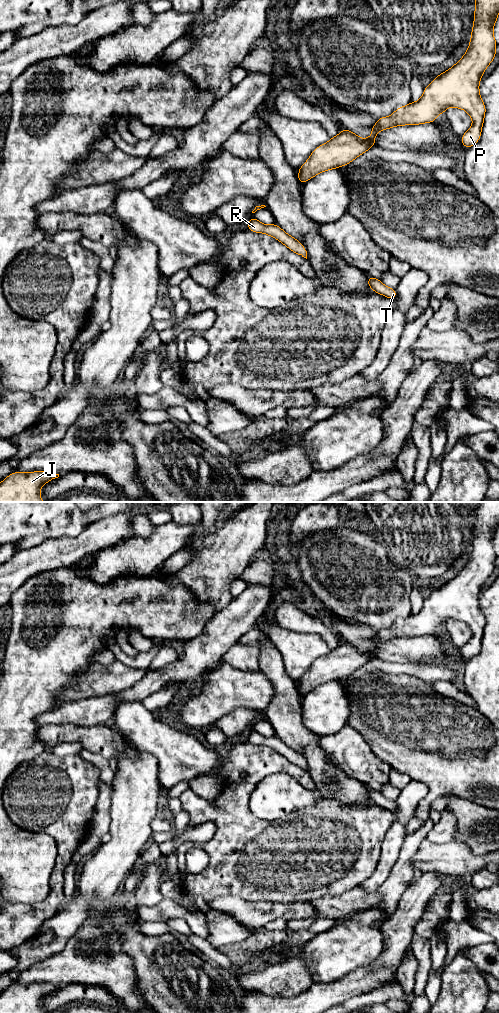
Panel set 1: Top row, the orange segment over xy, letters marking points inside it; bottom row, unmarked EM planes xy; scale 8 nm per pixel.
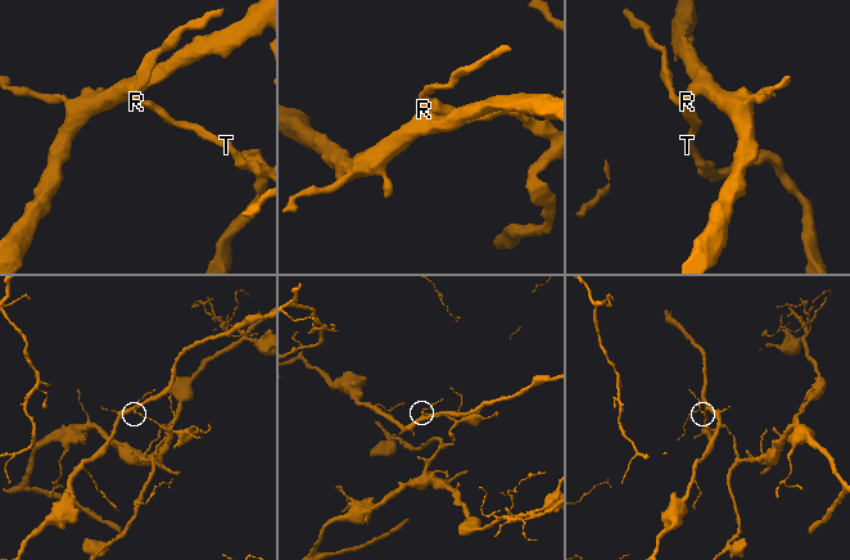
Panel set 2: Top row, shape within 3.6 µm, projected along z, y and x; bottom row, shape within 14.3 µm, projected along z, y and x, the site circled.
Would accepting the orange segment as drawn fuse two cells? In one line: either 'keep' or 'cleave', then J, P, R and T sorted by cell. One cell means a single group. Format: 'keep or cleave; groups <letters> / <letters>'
cleave; groups J P / R T

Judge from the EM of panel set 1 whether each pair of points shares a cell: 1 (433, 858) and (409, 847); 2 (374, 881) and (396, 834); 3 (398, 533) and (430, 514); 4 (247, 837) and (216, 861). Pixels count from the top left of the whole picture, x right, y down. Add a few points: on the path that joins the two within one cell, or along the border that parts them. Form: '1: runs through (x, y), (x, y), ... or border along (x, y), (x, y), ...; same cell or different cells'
1: border along (425, 838), (411, 859), (414, 869); different cells
2: runs through (383, 869), (391, 846); same cell
3: runs through (406, 525), (410, 521), (422, 521); same cell
4: runs through (239, 845), (232, 848), (224, 856); same cell

